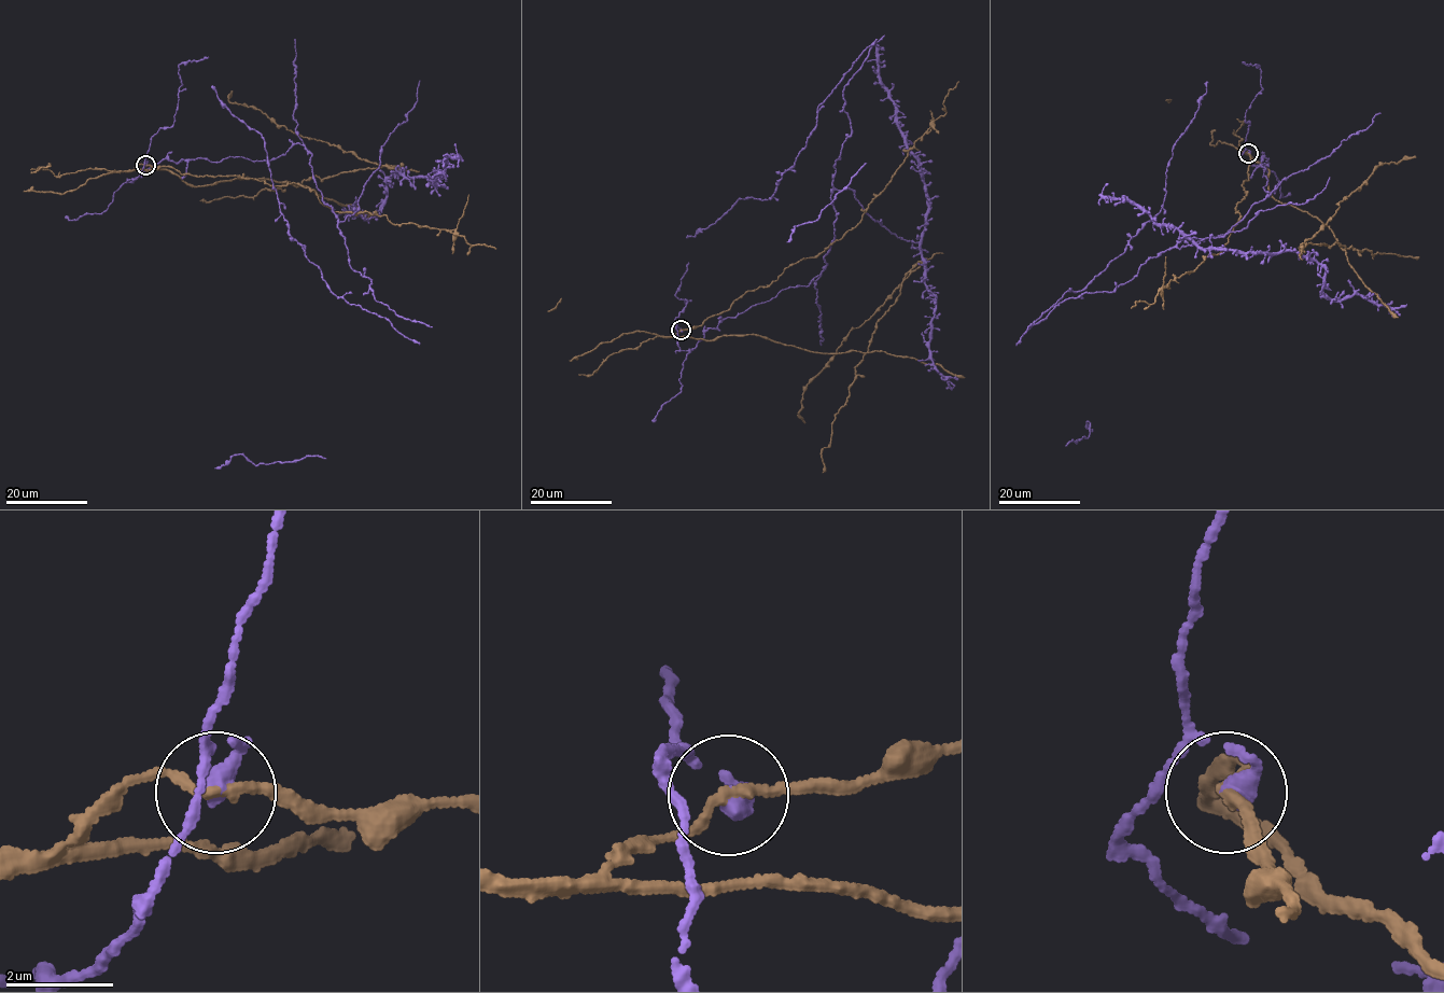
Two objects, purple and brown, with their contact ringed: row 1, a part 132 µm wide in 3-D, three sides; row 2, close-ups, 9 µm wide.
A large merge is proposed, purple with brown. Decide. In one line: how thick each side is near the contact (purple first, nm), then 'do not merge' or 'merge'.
380/180 nm | do not merge

